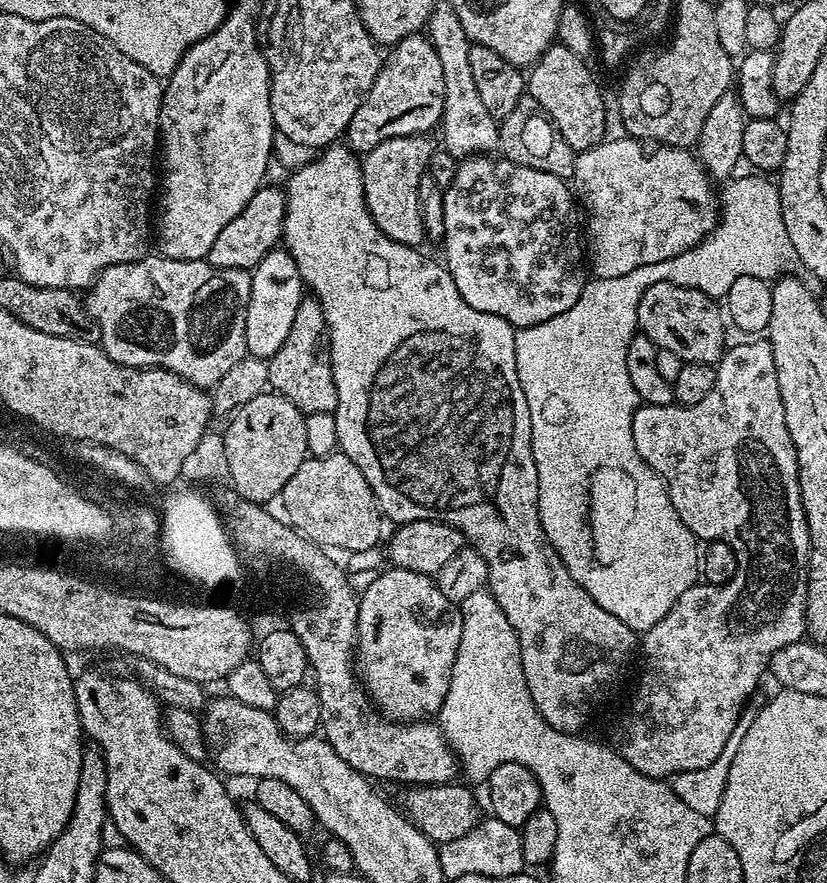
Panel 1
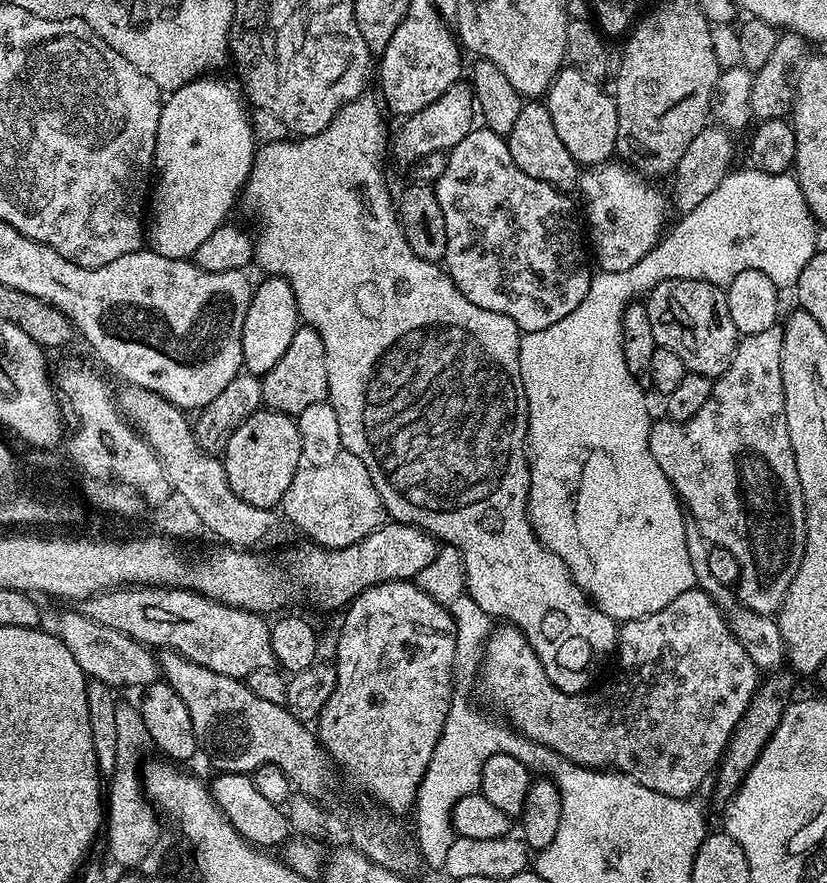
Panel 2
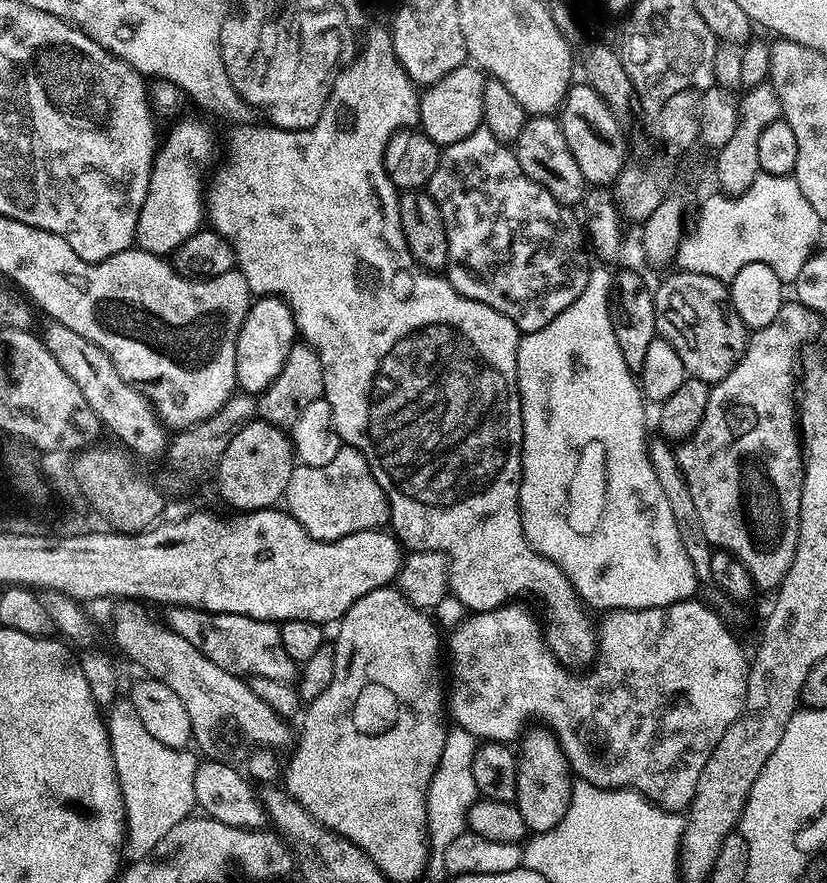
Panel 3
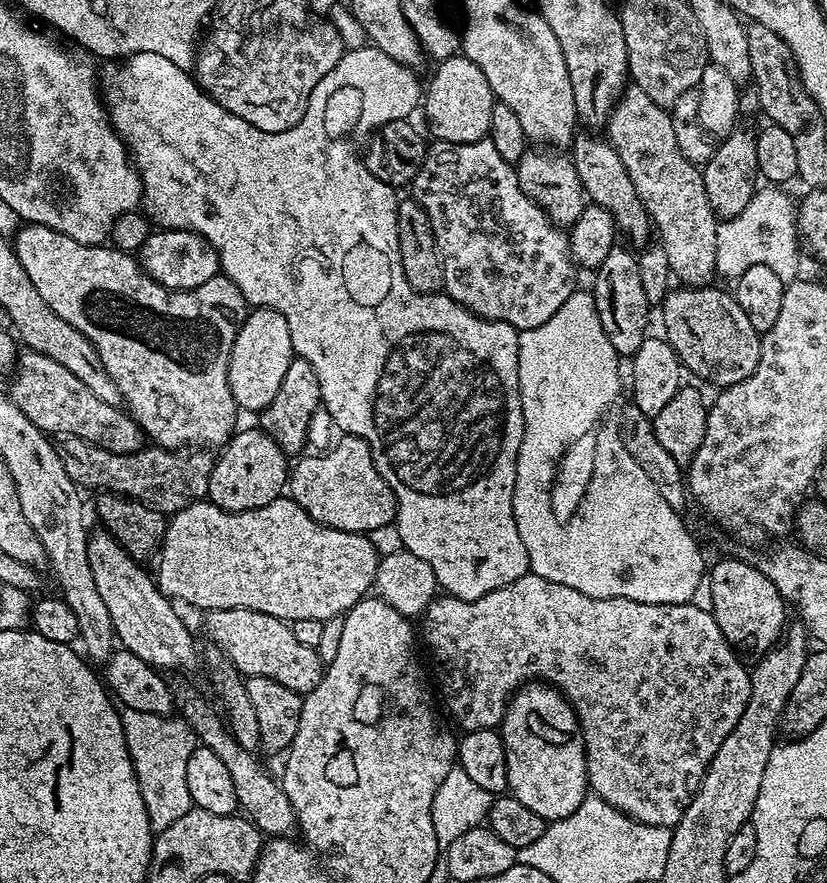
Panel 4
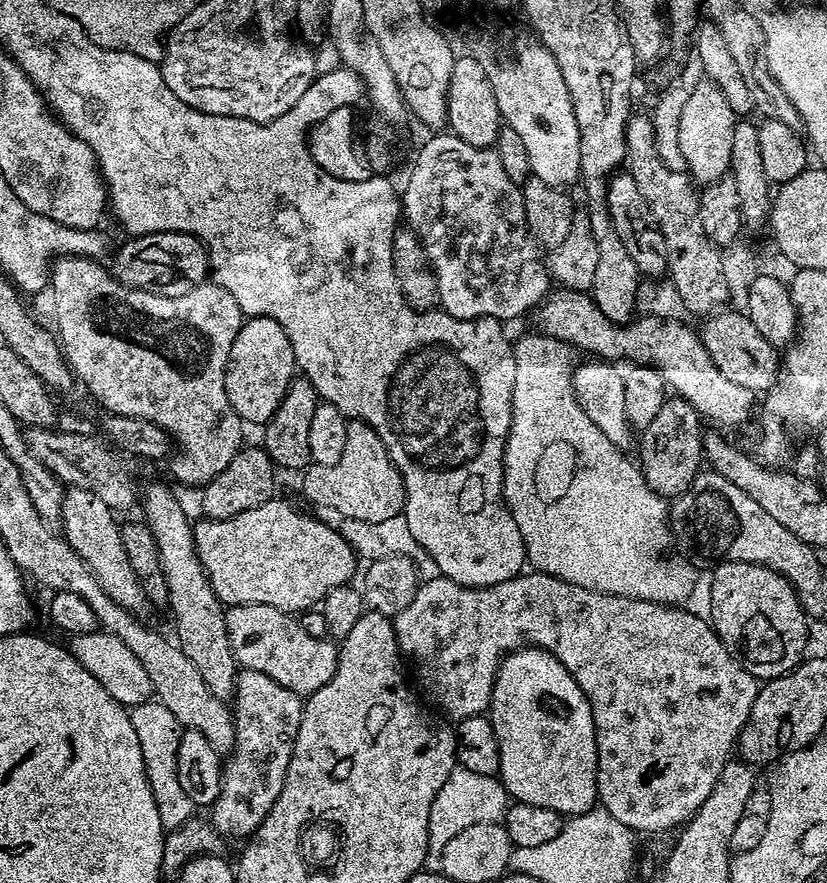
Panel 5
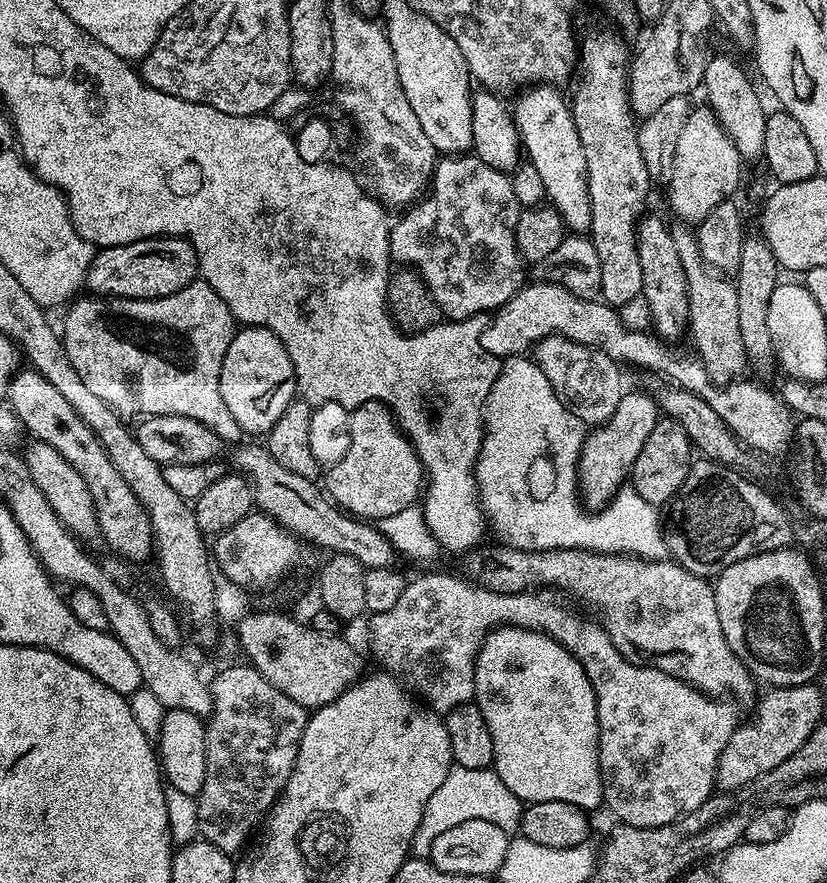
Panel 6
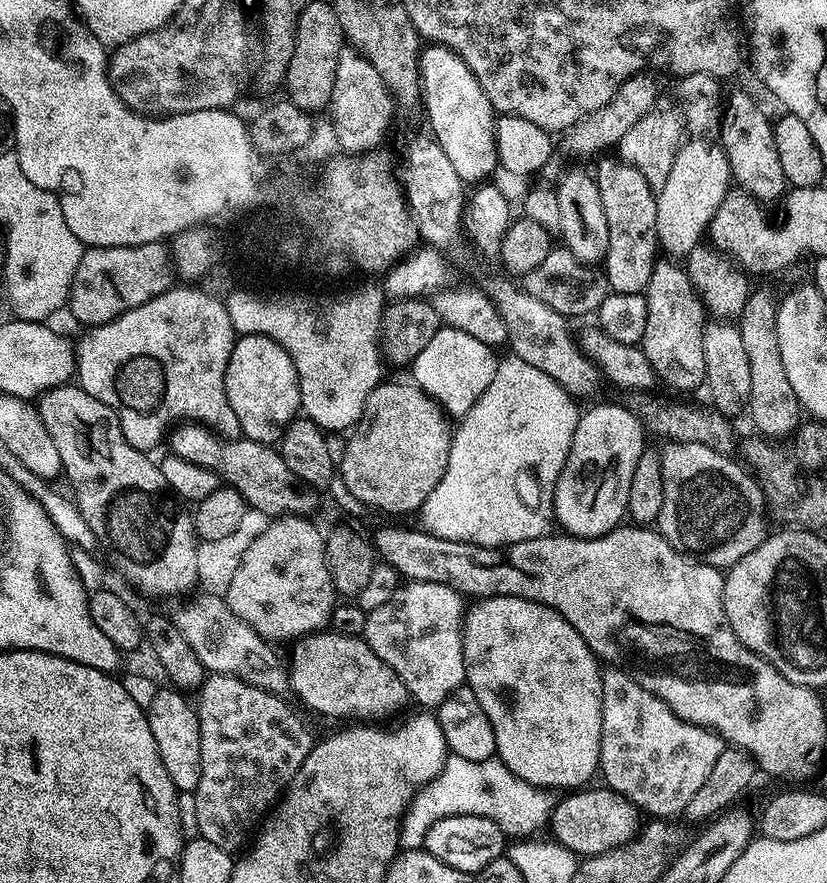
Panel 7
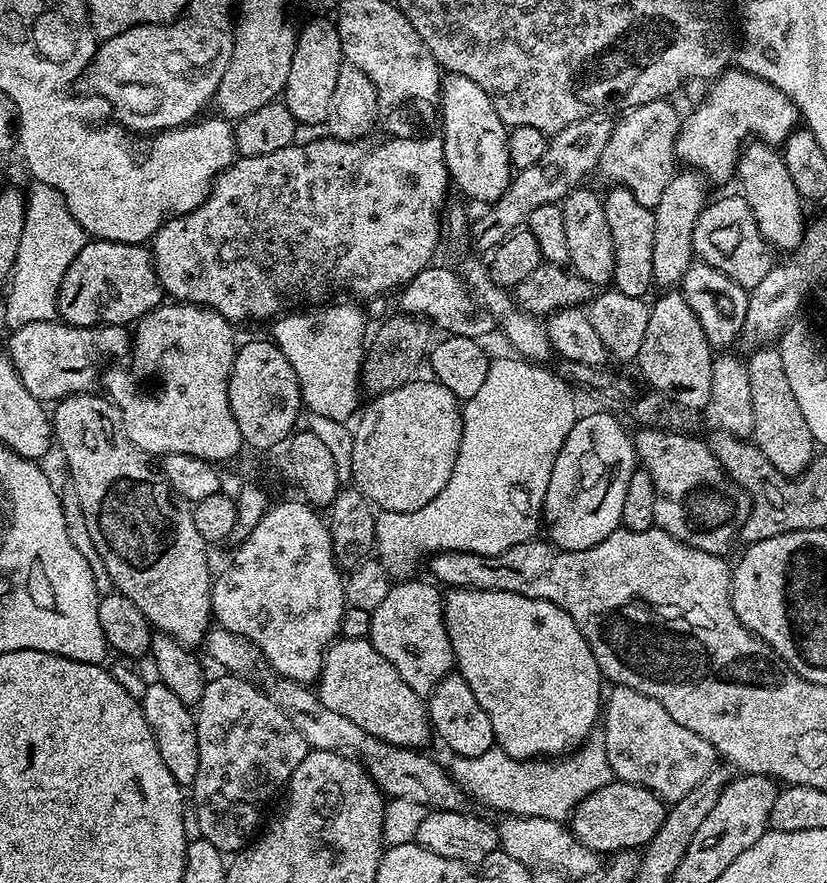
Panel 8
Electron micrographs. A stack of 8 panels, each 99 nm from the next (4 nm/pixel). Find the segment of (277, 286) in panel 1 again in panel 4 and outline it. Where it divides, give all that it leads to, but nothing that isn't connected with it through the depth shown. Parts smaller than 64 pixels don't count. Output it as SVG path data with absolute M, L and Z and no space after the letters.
M252 308L242 322L238 334L234 338L234 346L230 350L230 366L228 381L230 394L236 400L237 409L244 408L252 414L258 414L270 402L274 402L274 394L278 394L278 386L282 386L290 362L294 359L290 342L290 326L278 310L269 308Z

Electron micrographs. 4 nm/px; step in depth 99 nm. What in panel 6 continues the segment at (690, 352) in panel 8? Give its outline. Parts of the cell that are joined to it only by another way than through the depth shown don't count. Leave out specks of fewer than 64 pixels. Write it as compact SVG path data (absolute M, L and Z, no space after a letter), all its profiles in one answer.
M651 214L645 215L636 226L638 262L642 265L642 294L650 302L652 328L660 339L675 342L689 331L686 273L671 237L672 228Z

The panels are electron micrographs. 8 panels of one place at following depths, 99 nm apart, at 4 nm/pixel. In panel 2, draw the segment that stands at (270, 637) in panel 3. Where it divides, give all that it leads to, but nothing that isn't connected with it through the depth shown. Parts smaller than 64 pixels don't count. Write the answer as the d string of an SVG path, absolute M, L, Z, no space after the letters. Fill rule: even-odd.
M116 586L83 601L82 611L102 626L114 627L147 646L169 648L235 680L246 678L247 686L266 702L285 705L289 677L276 662L270 644L269 621L261 613L247 612L207 600L191 588ZM265 620L265 621L264 621Z

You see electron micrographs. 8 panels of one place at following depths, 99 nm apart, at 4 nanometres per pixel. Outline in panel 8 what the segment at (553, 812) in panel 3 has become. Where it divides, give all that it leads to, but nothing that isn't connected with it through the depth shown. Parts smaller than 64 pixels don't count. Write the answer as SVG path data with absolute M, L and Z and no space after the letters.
M449 587L443 593L444 621L455 671L474 690L494 730L495 747L516 760L552 758L568 743L579 745L602 716L602 677L582 630L559 604L513 592Z

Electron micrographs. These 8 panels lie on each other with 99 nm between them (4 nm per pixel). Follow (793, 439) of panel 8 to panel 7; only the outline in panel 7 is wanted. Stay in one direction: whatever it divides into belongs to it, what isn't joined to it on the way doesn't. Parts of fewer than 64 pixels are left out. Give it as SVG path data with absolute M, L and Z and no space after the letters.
M753 287L746 298L746 306L742 306L738 317L738 327L742 336L743 349L750 362L750 392L749 401L752 406L752 416L761 428L763 435L768 438L784 438L795 433L802 420L802 409L790 381L786 378L786 370L782 363L782 349L778 346L778 296L768 288Z

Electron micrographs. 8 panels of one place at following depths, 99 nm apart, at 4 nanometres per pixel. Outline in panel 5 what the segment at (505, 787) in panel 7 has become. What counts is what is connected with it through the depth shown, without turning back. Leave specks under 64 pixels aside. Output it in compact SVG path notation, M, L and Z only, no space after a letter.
M456 767L450 774L450 778L442 782L442 790L438 790L434 798L434 806L430 806L428 860L439 861L442 850L446 850L446 842L450 842L454 834L462 834L466 826L503 821L504 815L508 813L509 803L509 794L496 776L474 774L471 770Z

